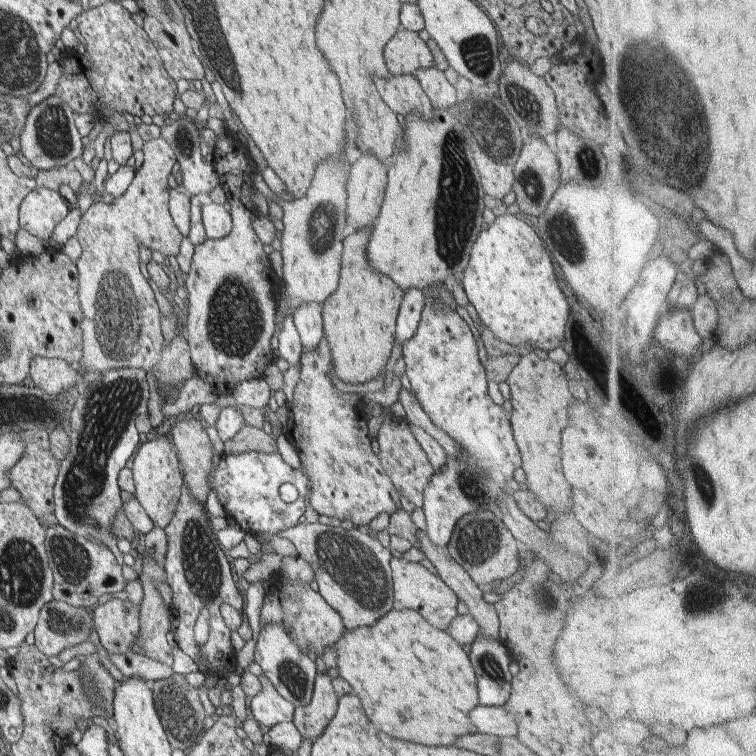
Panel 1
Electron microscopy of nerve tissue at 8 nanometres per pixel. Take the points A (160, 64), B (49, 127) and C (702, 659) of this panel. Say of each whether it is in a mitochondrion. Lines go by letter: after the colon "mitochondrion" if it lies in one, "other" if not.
A: other
B: mitochondrion
C: other

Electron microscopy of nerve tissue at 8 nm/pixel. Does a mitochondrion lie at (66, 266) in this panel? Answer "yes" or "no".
no

